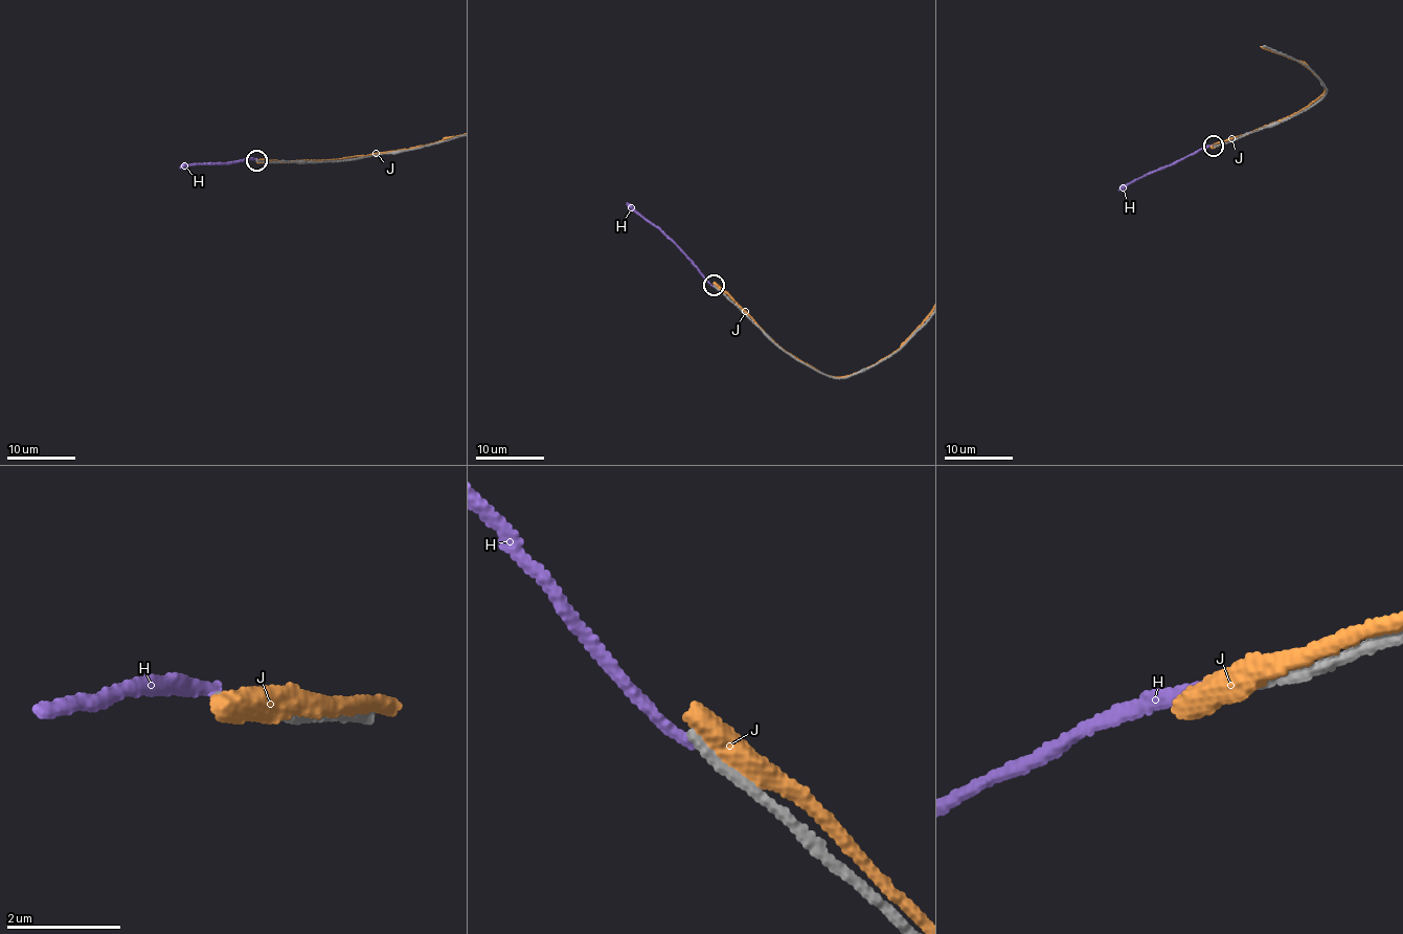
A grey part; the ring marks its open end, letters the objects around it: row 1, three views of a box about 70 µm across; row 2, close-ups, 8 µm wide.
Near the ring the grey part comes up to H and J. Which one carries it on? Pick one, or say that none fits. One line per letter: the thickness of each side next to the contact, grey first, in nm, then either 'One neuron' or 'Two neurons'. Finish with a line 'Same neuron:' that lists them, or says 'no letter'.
H: Thickness 200 nm (grey) against 200 nm. Two neurons
J: Thickness 240 nm (grey) against 600 nm. Two neurons
Same neuron: no letter

